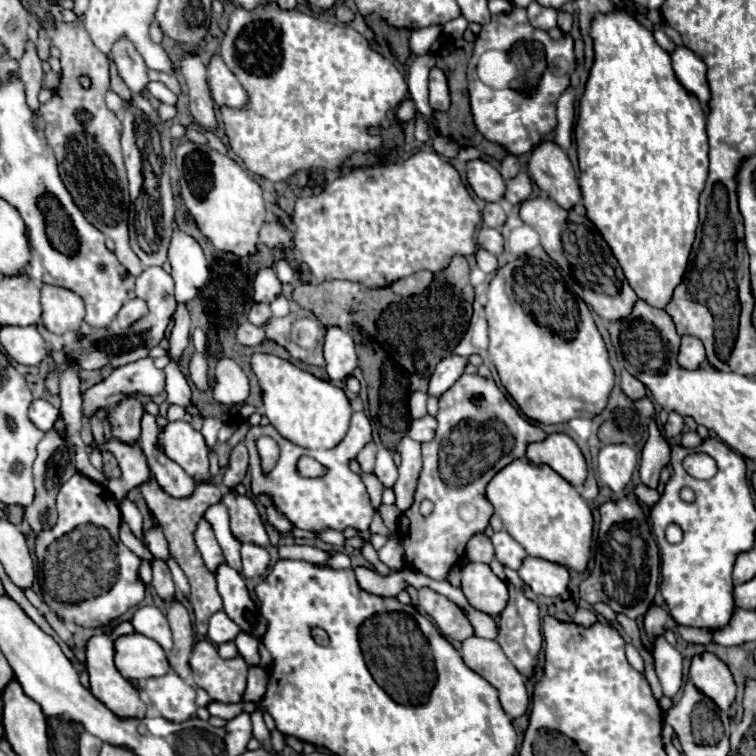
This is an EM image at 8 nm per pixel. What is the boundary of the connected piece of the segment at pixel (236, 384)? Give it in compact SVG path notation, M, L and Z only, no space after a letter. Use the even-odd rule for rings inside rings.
M231 359L218 360L212 394L220 404L242 404L248 398L248 378L241 369L232 366Z

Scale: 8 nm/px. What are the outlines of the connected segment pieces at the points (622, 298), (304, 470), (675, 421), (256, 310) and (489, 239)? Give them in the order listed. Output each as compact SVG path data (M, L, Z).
M550 198L526 200L520 208L520 218L524 224L532 226L540 234L540 242L546 254L560 266L566 284L604 320L620 320L632 312L638 296L622 276L622 270L610 252L608 244L600 236L598 228L586 218L578 216L574 210L560 208Z
M302 456L298 460L298 472L306 478L316 478L316 476L322 476L326 472L326 468L322 464L318 464L314 458L308 458L308 456Z
M670 412L668 422L664 426L664 436L674 438L674 436L682 434L682 430L684 430L684 418L680 414L676 414L676 412Z
M256 304L252 310L250 310L250 322L256 324L256 326L266 326L268 320L272 318L272 312L270 312L270 306L268 304Z
M482 226L482 230L478 232L478 246L498 256L504 250L504 236L500 234L500 230Z

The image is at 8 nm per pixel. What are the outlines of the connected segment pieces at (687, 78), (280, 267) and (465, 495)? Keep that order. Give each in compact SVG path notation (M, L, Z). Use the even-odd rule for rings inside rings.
M678 46L672 52L672 66L674 66L678 82L686 88L686 92L696 96L700 100L704 112L708 112L710 88L708 88L708 80L706 80L706 64L688 48Z
M278 260L278 262L274 264L274 270L276 270L276 274L278 274L280 282L284 282L284 284L290 284L290 286L296 282L294 270L292 270L292 266L290 266L286 260Z
M462 374L458 382L438 398L438 404L438 430L430 442L422 444L424 468L418 476L414 504L400 518L398 538L414 570L434 580L446 580L450 568L462 560L470 536L484 532L490 524L494 508L486 498L488 482L504 466L522 458L528 444L542 442L546 434L540 426L518 414L492 378L482 378L478 374ZM474 394L484 396L484 408L472 404ZM424 498L434 502L434 512L430 516L422 516L418 510Z

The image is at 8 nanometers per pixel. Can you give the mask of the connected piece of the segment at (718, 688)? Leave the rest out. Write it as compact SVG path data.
M712 652L694 656L690 666L690 680L700 692L712 698L722 710L728 710L736 698L736 682L728 666Z

